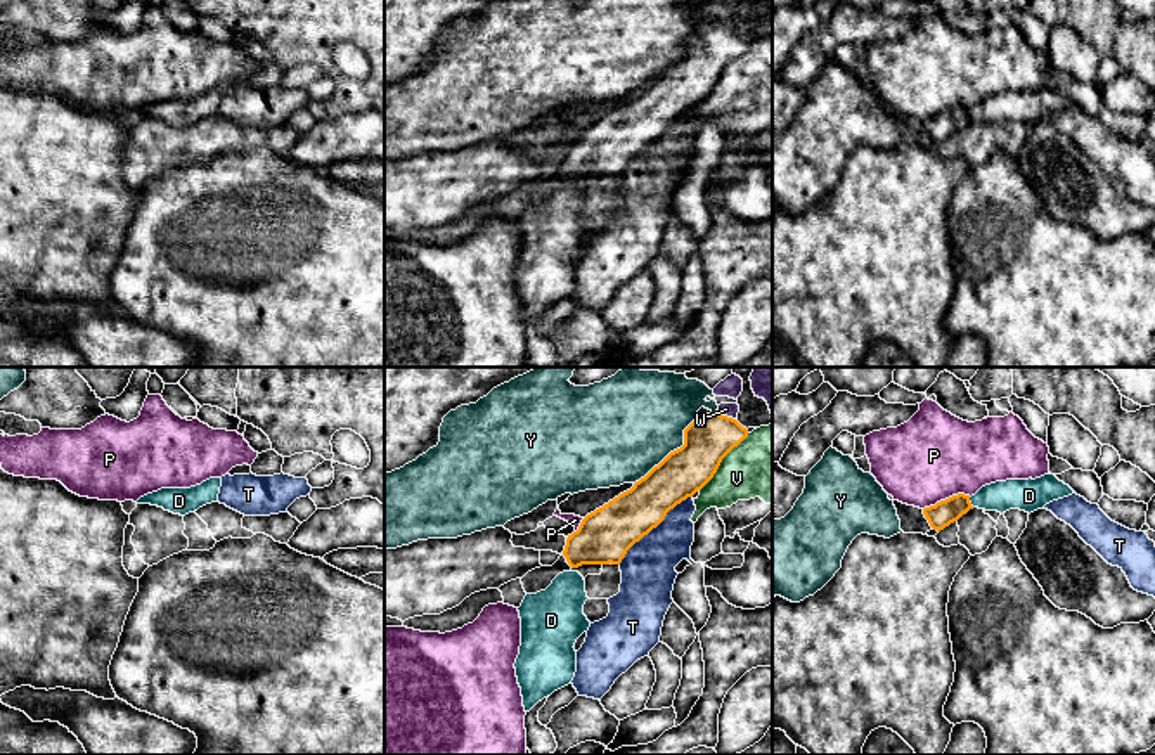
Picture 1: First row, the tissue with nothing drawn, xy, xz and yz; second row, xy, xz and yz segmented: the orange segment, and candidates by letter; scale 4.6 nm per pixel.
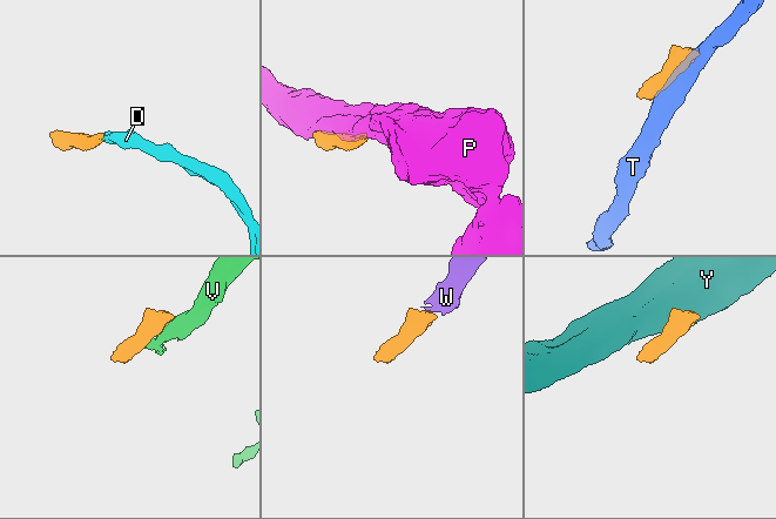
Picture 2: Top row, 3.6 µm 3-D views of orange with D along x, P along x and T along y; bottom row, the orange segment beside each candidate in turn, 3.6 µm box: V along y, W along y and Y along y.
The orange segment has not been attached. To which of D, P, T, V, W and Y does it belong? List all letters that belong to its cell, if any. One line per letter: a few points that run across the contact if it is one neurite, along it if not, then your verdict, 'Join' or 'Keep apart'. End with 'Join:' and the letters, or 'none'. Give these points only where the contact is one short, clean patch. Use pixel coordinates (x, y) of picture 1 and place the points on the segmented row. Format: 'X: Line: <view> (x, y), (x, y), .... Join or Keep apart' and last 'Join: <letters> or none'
D: Line: yz (948, 511), (958, 504), (970, 503), (1013, 494). Join
P: Keep apart
T: Keep apart
V: Keep apart
W: Line: xz (707, 440), (726, 416), (726, 409). Join
Y: Keep apart
Join: D, W

